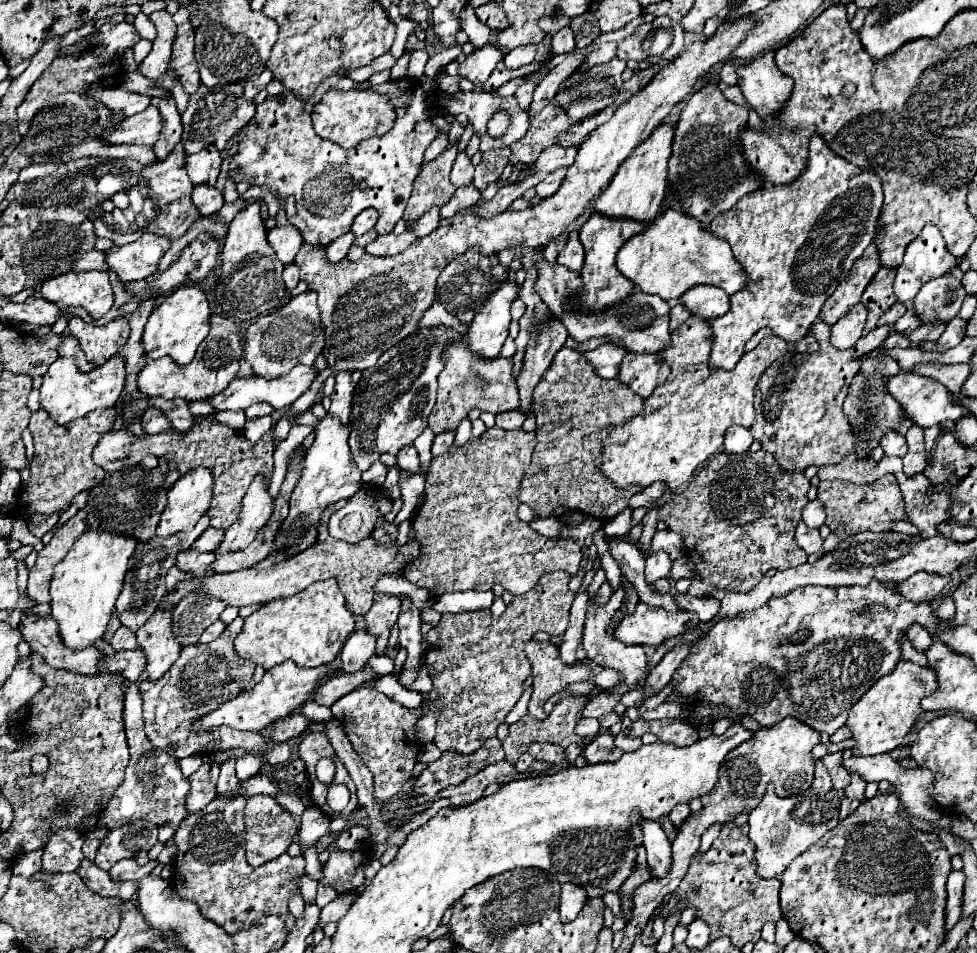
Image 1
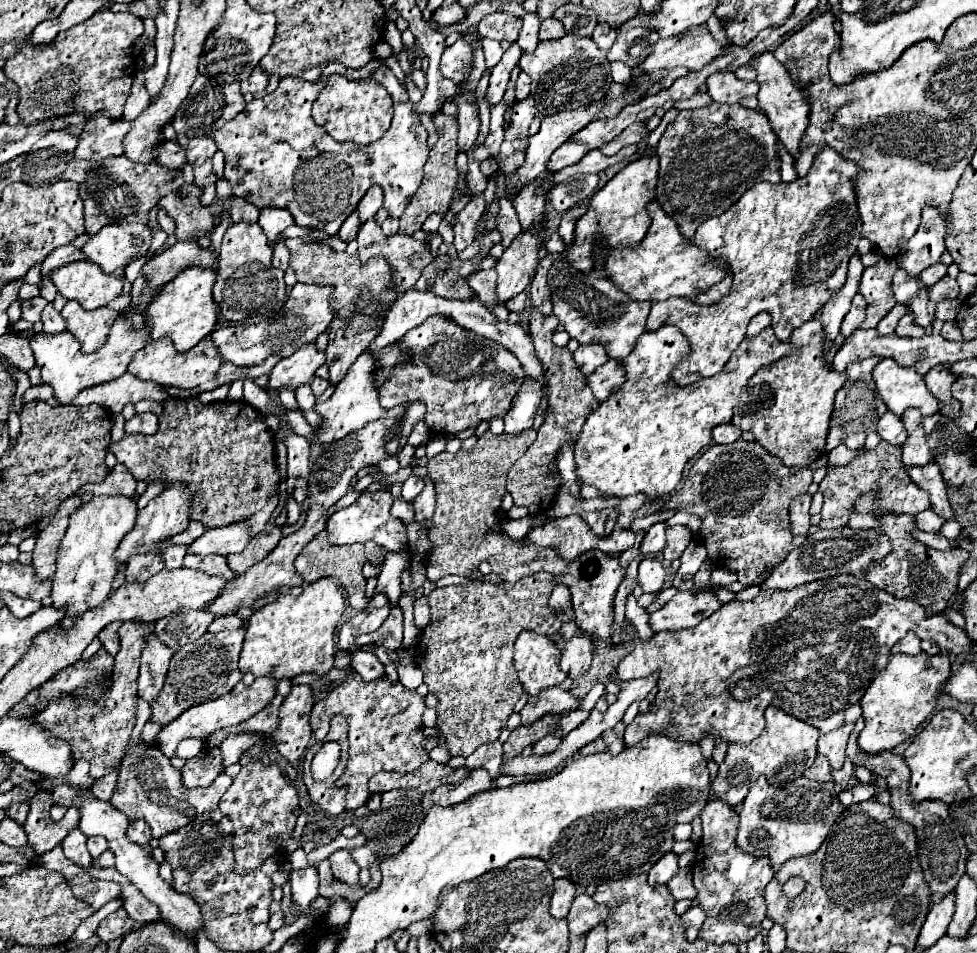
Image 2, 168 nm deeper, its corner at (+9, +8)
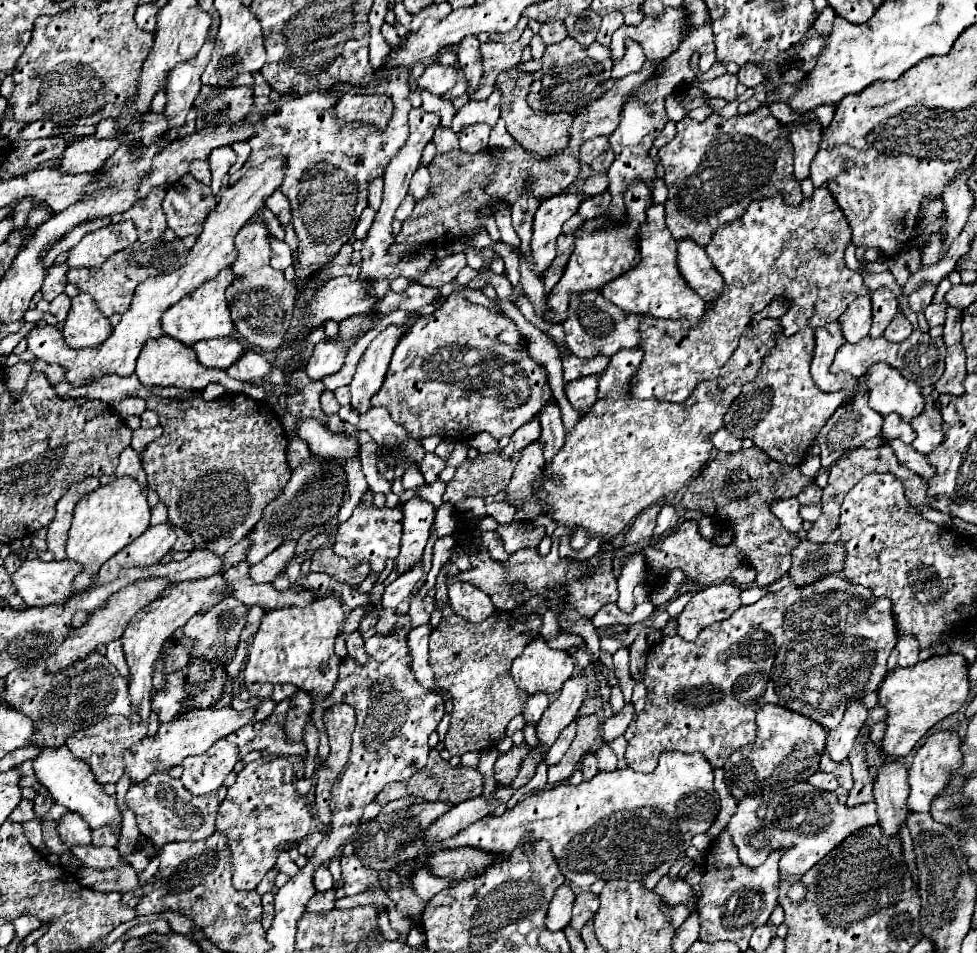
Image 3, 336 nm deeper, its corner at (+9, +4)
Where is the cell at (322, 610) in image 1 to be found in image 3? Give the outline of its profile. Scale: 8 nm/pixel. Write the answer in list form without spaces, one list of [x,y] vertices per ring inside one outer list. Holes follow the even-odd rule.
[[[338,596],[318,598],[314,604],[304,608],[294,606],[266,612],[254,642],[248,648],[244,684],[288,682],[306,692],[330,694],[338,680],[338,666],[342,662],[340,656],[334,654],[334,640],[342,632],[344,620],[346,614]]]

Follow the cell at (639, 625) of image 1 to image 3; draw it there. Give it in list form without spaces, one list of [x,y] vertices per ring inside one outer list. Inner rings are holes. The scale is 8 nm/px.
[[[734,582],[714,584],[696,592],[678,618],[678,636],[692,642],[706,626],[728,620],[728,616],[742,606],[740,594],[742,586]]]

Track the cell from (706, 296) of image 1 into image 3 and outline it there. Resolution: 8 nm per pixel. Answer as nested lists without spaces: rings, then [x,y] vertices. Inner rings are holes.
[[[678,242],[678,268],[687,284],[706,302],[713,302],[720,295],[724,280],[706,256],[706,250],[696,242]],[[709,285],[717,285],[717,288]]]

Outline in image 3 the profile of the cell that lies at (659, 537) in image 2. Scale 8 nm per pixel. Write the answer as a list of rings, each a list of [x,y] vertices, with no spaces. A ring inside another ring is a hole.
[[[670,504],[662,506],[662,510],[660,510],[660,514],[658,514],[658,524],[656,524],[656,528],[654,528],[654,536],[660,536],[662,532],[666,532],[670,526],[676,526],[678,522],[680,522],[678,510],[676,510],[674,506],[670,506]]]

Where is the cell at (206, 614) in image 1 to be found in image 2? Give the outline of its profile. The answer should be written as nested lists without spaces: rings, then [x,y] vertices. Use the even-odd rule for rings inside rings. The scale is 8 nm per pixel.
[[[180,608],[180,612],[172,612],[160,620],[156,620],[156,636],[170,646],[172,650],[178,650],[184,644],[190,644],[198,640],[208,624],[214,620],[214,616],[208,610],[192,610],[192,608]]]

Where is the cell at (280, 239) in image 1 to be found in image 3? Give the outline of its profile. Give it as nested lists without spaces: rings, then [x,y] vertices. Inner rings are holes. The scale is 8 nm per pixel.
[[[276,190],[276,192],[266,200],[266,206],[278,216],[278,220],[280,220],[282,224],[288,224],[288,222],[292,220],[290,202],[288,202],[288,198],[286,198],[280,190]]]

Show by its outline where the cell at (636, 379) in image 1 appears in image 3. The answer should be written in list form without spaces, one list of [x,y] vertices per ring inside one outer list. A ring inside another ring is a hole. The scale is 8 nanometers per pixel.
[[[586,376],[586,378],[576,378],[572,382],[566,382],[564,392],[566,392],[566,398],[572,404],[572,408],[578,414],[584,414],[596,402],[598,376]]]

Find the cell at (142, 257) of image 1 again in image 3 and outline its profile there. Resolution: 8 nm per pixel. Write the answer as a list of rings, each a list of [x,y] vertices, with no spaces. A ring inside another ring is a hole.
[[[118,222],[104,228],[98,228],[94,232],[88,232],[70,252],[68,252],[68,266],[70,268],[98,268],[102,266],[112,254],[118,250],[128,248],[138,240],[134,224]]]

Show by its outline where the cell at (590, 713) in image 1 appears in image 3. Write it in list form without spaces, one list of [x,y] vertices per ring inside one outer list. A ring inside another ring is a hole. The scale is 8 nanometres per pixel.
[[[532,694],[526,700],[526,706],[522,710],[522,716],[528,724],[538,724],[538,720],[542,718],[544,710],[548,706],[548,698],[544,694]]]

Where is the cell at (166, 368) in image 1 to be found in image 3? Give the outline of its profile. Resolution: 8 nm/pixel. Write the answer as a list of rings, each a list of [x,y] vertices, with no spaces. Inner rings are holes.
[[[162,336],[158,340],[148,340],[138,356],[138,366],[136,366],[136,376],[144,386],[176,386],[184,390],[204,390],[210,383],[219,383],[228,392],[235,394],[244,393],[243,383],[232,378],[228,378],[225,370],[216,368],[204,368],[198,360],[192,348],[186,344],[180,344],[178,340],[172,340],[170,336]]]

